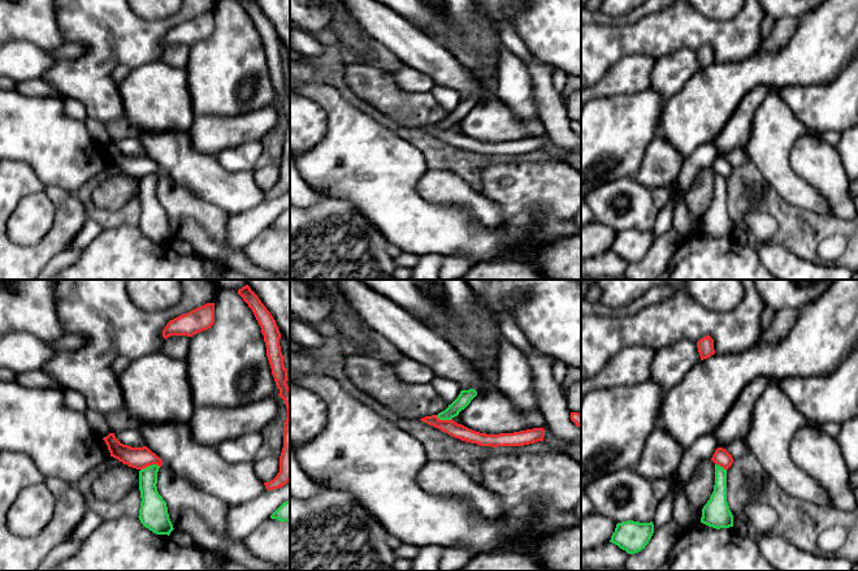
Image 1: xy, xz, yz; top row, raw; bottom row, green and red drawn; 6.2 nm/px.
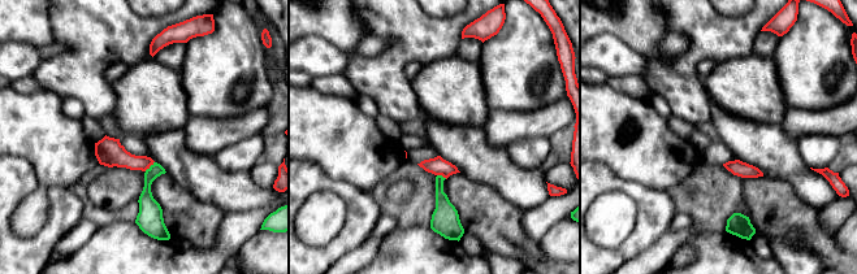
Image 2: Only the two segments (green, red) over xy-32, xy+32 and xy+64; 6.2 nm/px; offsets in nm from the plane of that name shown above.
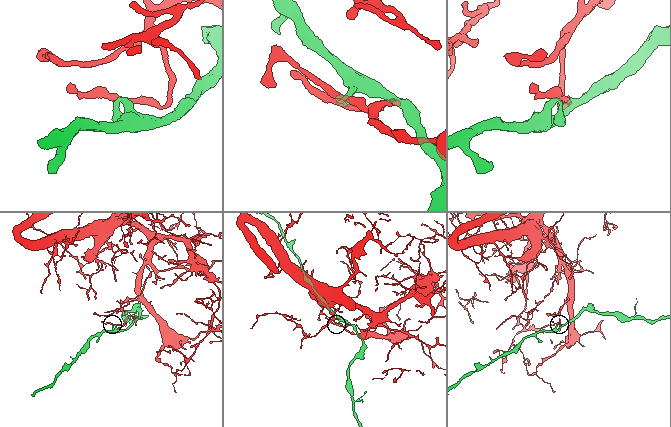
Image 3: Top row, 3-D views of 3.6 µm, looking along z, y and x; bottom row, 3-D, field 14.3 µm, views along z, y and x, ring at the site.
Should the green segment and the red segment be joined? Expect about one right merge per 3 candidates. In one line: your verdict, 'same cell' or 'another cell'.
another cell

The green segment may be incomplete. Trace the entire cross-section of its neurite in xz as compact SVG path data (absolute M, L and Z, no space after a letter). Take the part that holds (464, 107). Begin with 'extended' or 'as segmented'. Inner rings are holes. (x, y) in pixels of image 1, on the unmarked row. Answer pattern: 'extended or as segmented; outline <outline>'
as segmented; outline M474 98L462 99L458 107L448 113L448 116L439 121L437 126L439 129L451 129L452 126L458 125L462 118L464 118L471 109L477 104Z

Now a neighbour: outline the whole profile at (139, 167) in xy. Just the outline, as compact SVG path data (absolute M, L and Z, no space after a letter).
M109 142L103 147L108 155L110 165L118 168L129 176L143 178L148 174L157 173L162 174L162 169L152 161L147 155L143 156L131 156L121 152L114 142Z

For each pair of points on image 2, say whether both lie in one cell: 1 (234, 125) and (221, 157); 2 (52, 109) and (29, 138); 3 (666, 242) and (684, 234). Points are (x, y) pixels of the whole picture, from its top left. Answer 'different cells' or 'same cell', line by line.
1: different cells
2: same cell
3: same cell

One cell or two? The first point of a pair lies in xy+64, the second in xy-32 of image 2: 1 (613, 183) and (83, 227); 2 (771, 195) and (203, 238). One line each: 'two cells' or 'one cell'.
1: two cells
2: one cell

